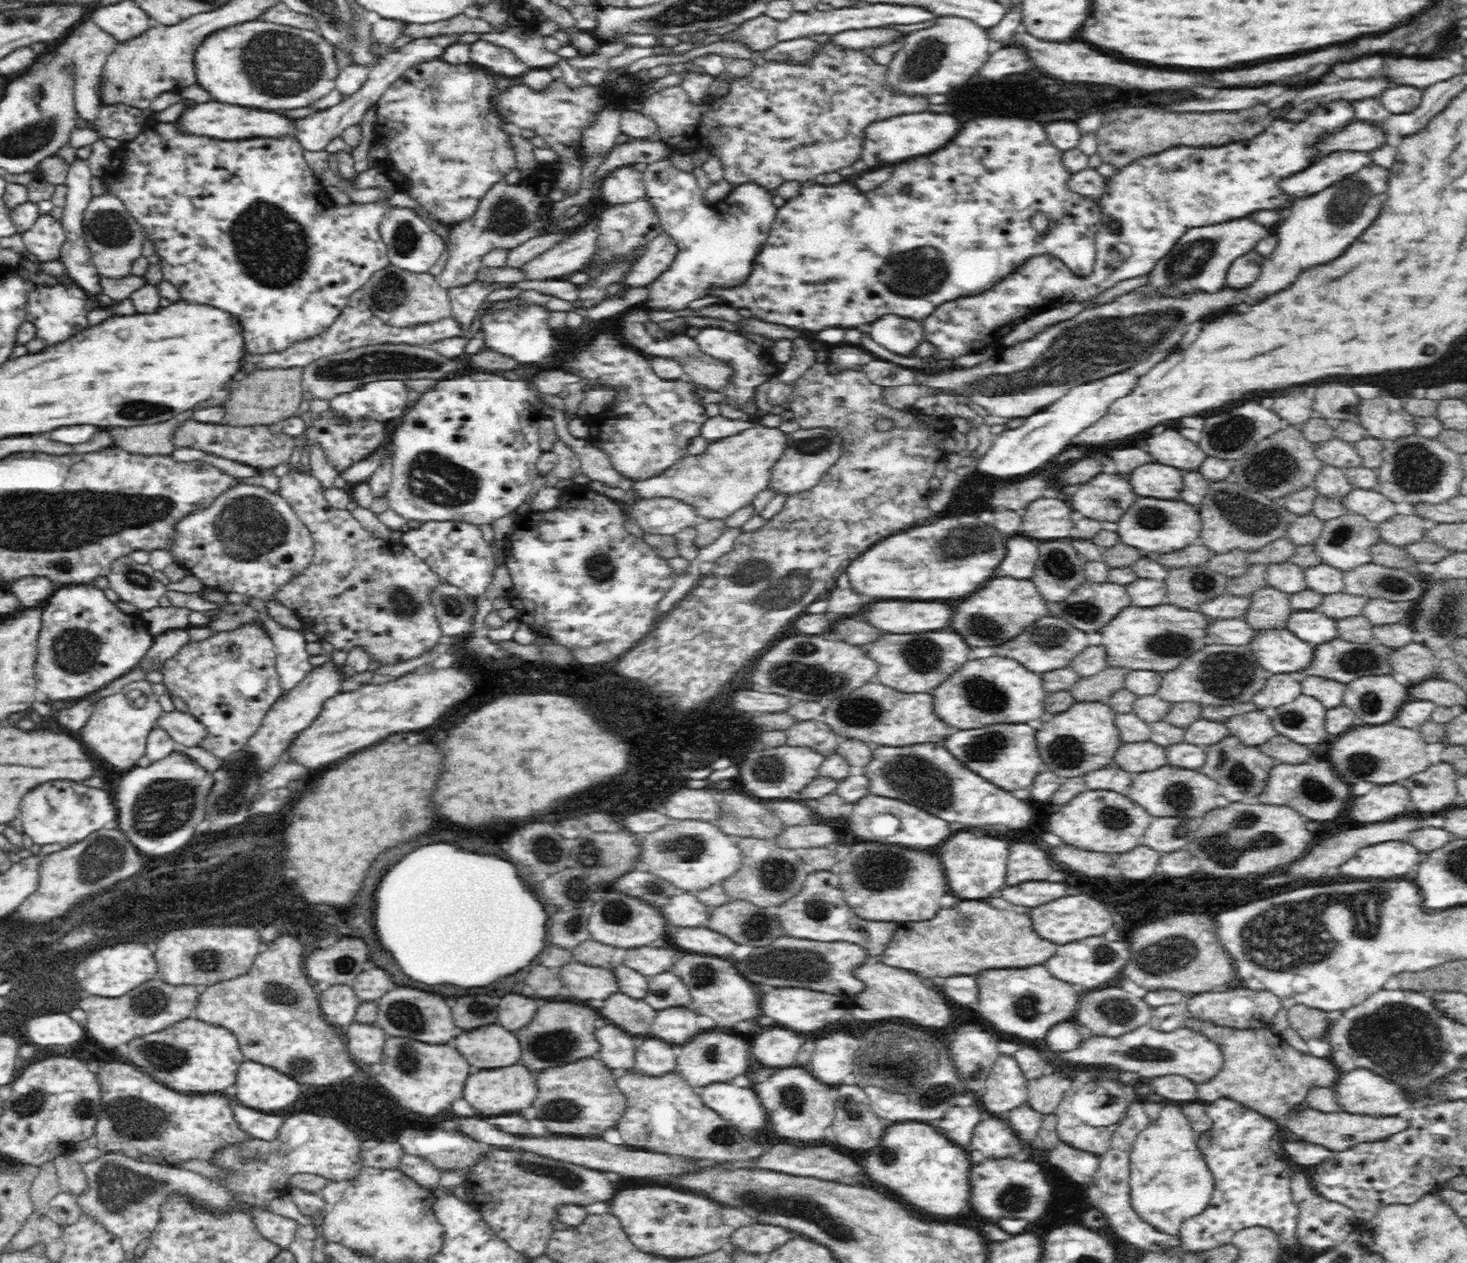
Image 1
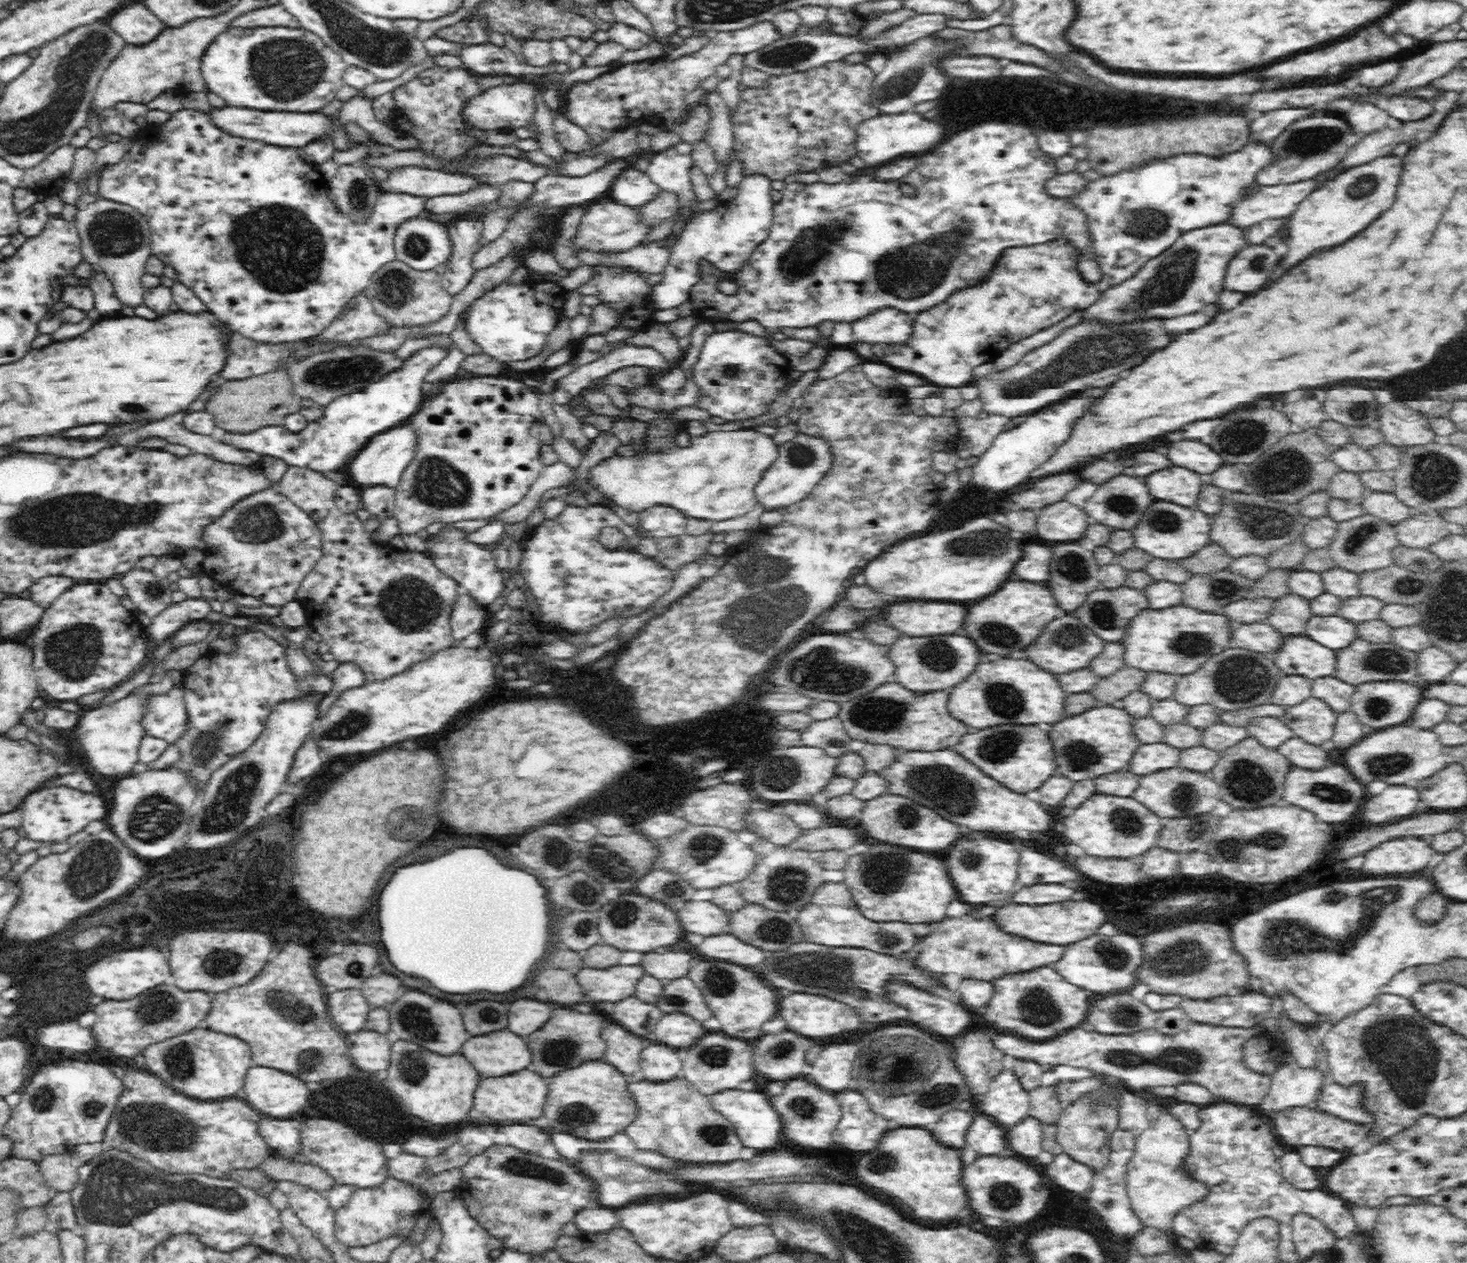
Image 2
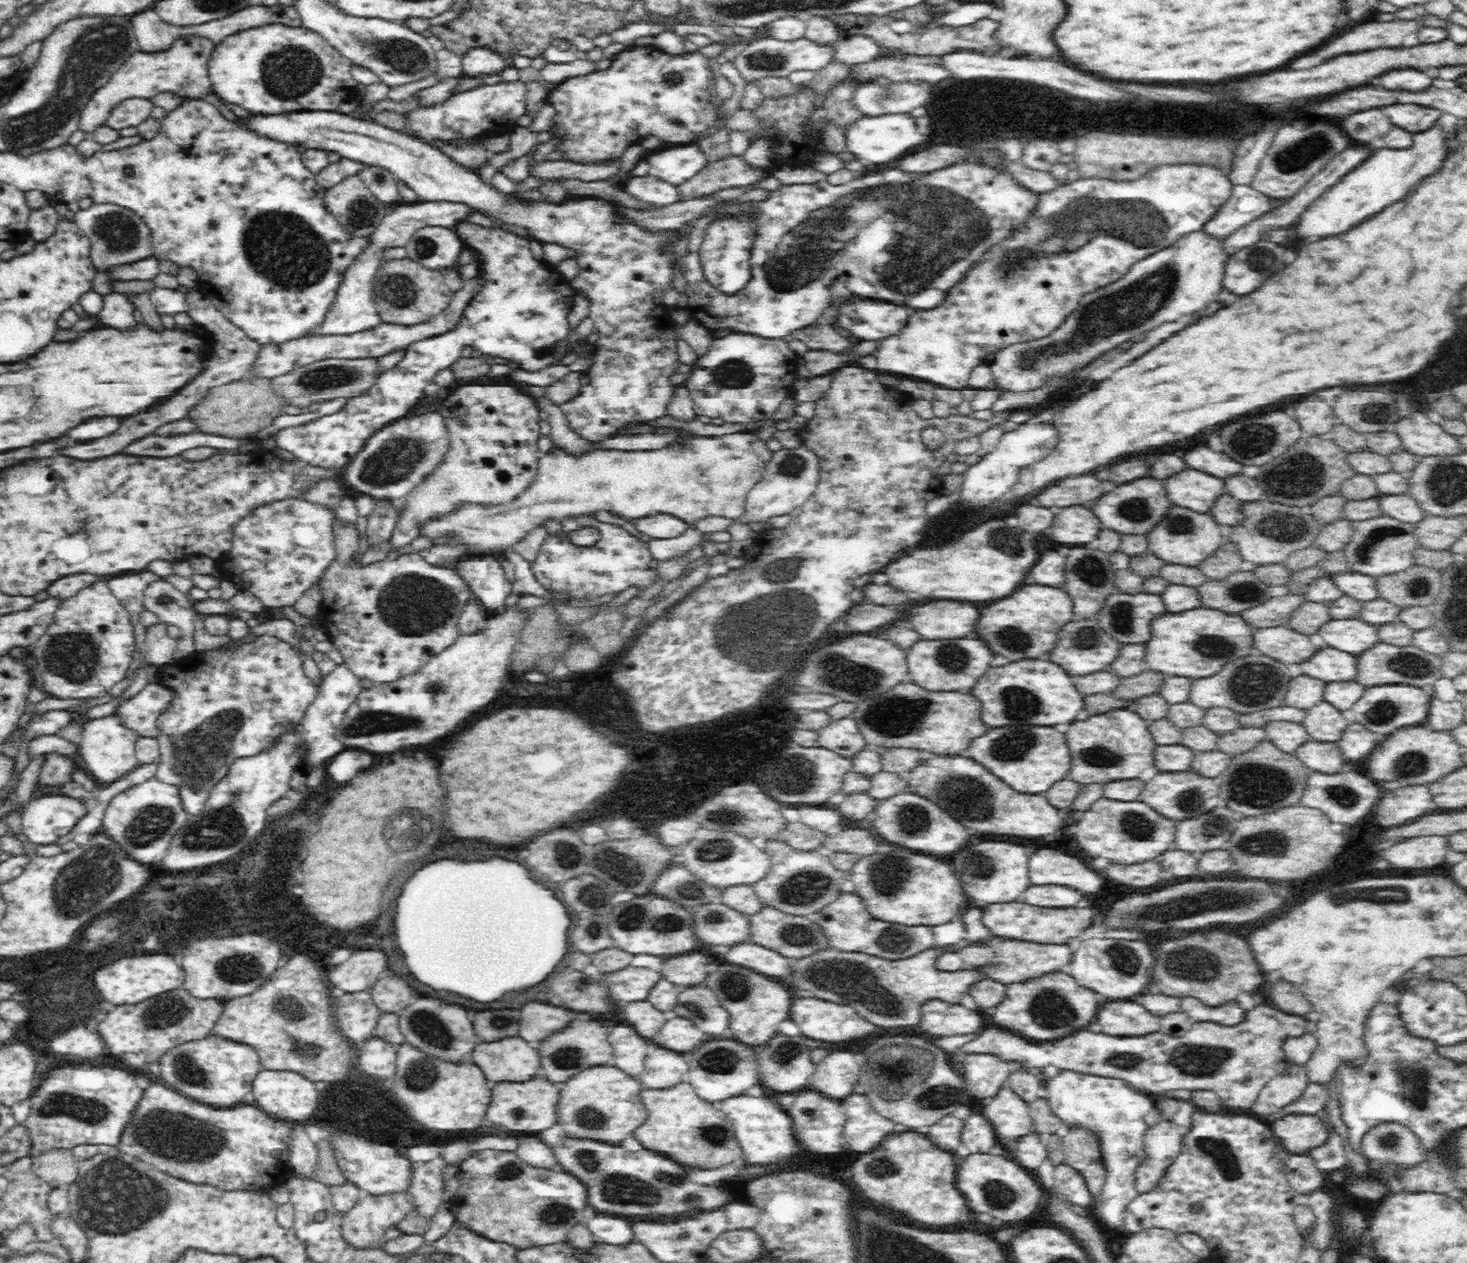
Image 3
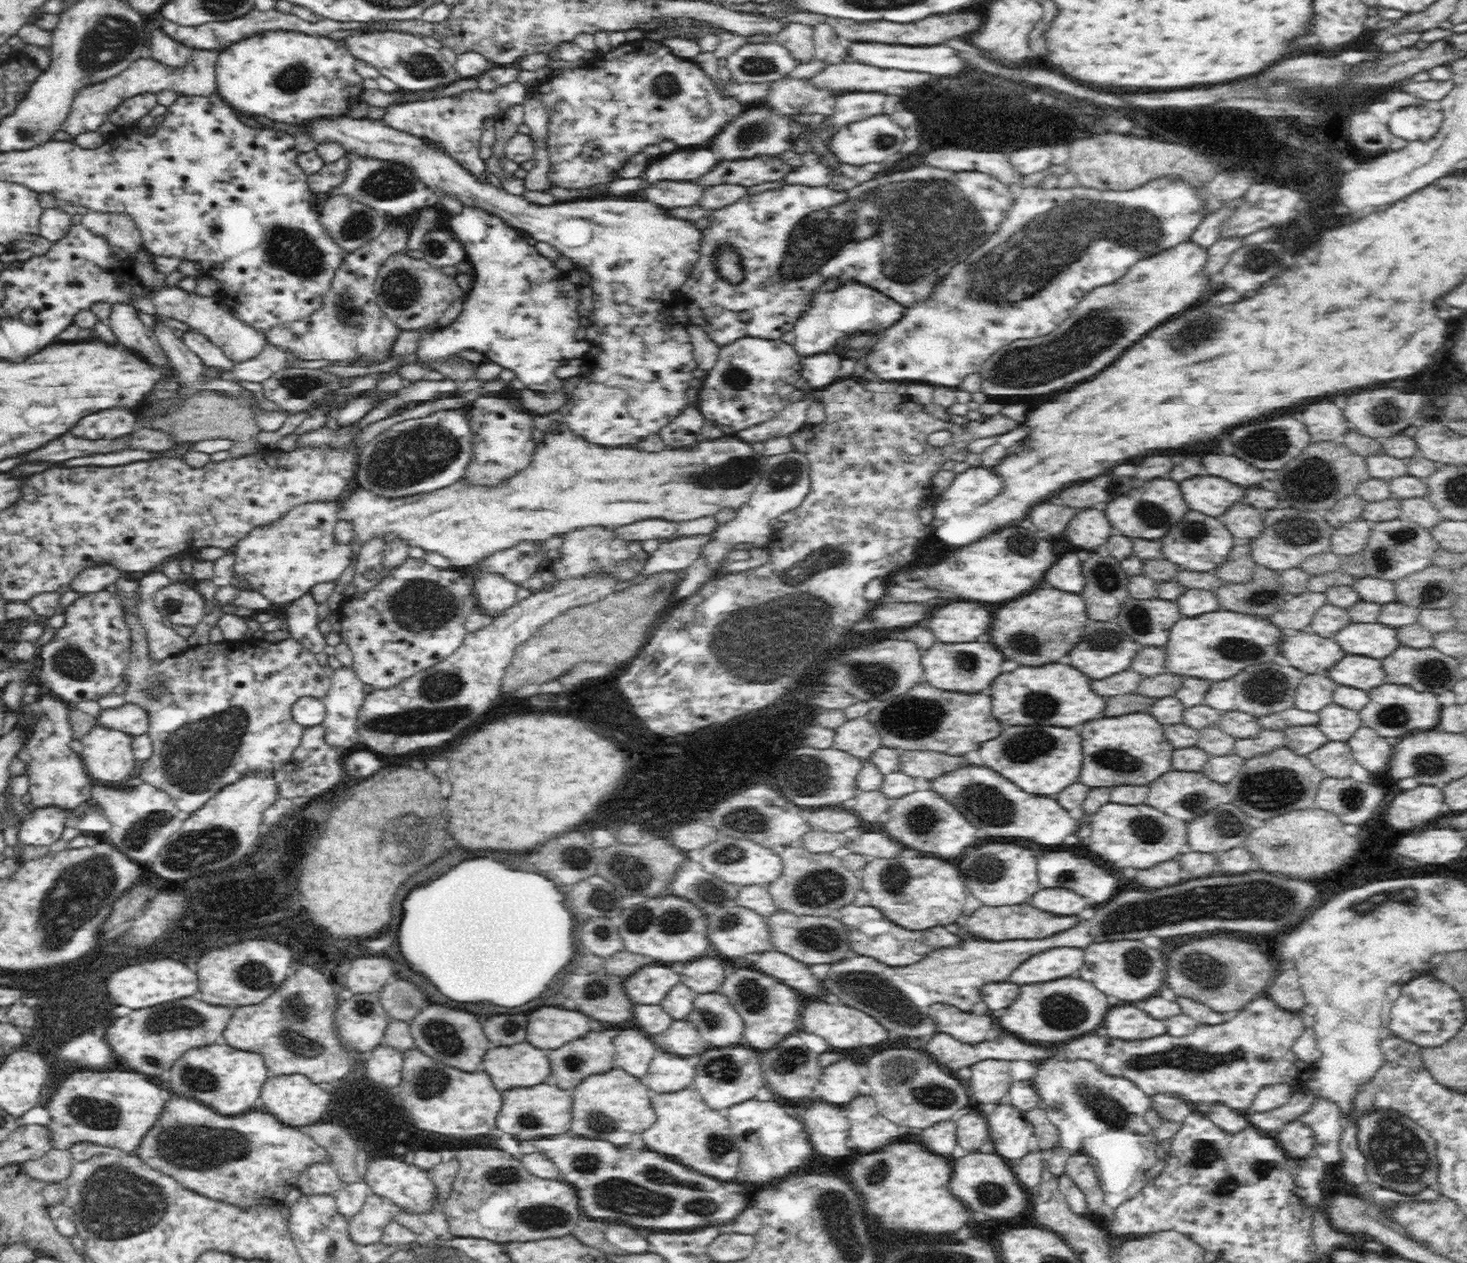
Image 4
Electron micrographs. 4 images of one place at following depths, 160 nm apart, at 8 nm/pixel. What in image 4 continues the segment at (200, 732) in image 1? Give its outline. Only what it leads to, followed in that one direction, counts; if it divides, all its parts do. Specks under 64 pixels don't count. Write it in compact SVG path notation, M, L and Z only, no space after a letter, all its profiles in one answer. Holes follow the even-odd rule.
M124 704L111 709L102 709L96 722L102 728L119 730L136 736L147 732L149 720L146 712L134 704Z

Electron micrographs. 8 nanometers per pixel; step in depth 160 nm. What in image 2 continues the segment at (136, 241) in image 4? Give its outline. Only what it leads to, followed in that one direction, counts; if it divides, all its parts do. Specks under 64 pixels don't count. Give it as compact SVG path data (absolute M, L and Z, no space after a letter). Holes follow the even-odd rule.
M100 199L79 208L74 221L81 238L83 262L102 268L106 278L112 281L116 296L126 306L142 306L146 289L141 278L145 275L146 261L153 256L146 217L126 204Z

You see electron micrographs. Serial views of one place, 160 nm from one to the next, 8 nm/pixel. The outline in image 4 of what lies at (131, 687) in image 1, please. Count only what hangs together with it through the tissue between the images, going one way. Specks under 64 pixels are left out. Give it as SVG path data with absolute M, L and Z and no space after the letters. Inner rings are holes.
M96 724L90 729L88 734L80 738L83 750L79 757L90 778L98 780L98 782L104 782L104 784L108 784L108 782L122 782L122 780L130 778L139 765L131 749L132 737L132 735L119 730L108 730Z

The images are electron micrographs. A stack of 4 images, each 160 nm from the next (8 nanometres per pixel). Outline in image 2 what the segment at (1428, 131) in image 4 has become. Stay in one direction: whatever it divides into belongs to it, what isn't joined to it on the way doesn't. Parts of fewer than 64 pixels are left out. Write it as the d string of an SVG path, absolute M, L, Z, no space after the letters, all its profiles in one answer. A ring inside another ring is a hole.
M1392 96L1392 98L1380 98L1374 102L1376 106L1380 106L1382 110L1386 110L1392 118L1400 120L1400 122L1416 122L1416 120L1424 120L1434 112L1434 106L1431 102L1424 102L1418 98L1410 98L1410 96Z

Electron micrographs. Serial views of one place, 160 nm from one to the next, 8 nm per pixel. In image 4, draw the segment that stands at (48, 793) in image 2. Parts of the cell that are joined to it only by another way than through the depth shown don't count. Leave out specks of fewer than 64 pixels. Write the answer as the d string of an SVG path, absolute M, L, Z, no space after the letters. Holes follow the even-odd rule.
M56 806L35 808L21 822L18 840L22 846L50 846L61 838L68 811Z

